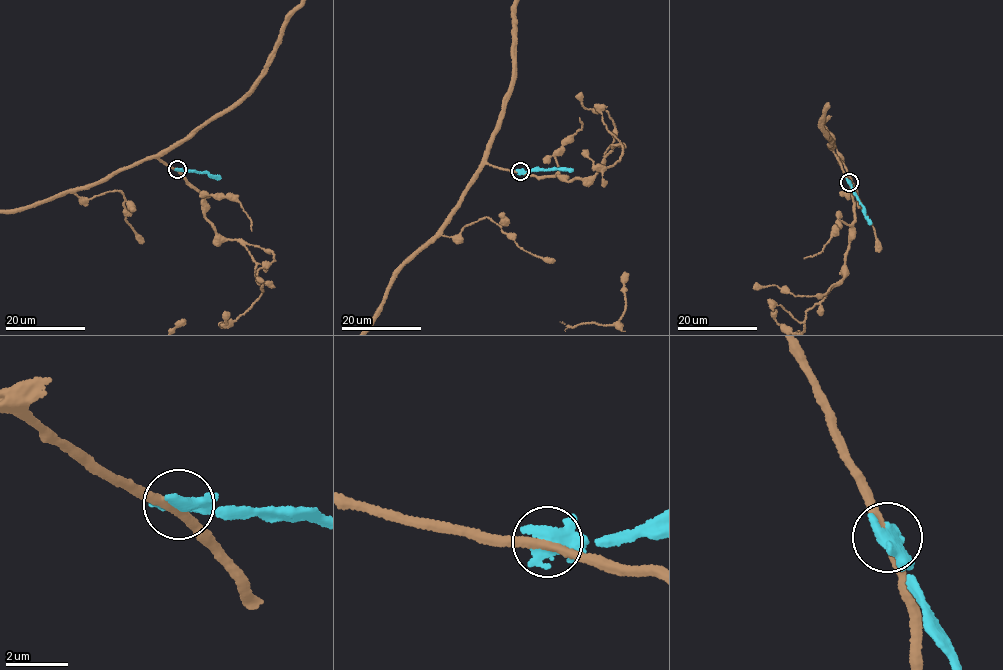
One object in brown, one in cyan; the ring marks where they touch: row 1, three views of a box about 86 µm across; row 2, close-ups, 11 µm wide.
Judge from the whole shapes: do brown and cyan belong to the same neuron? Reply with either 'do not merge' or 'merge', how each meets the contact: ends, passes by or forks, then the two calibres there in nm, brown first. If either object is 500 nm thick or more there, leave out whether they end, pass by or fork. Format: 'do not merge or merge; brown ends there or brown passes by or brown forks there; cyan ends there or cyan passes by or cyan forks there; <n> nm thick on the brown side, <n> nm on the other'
do not merge; brown passes by; cyan passes by; 280 nm thick on the brown side, 440 nm on the other

